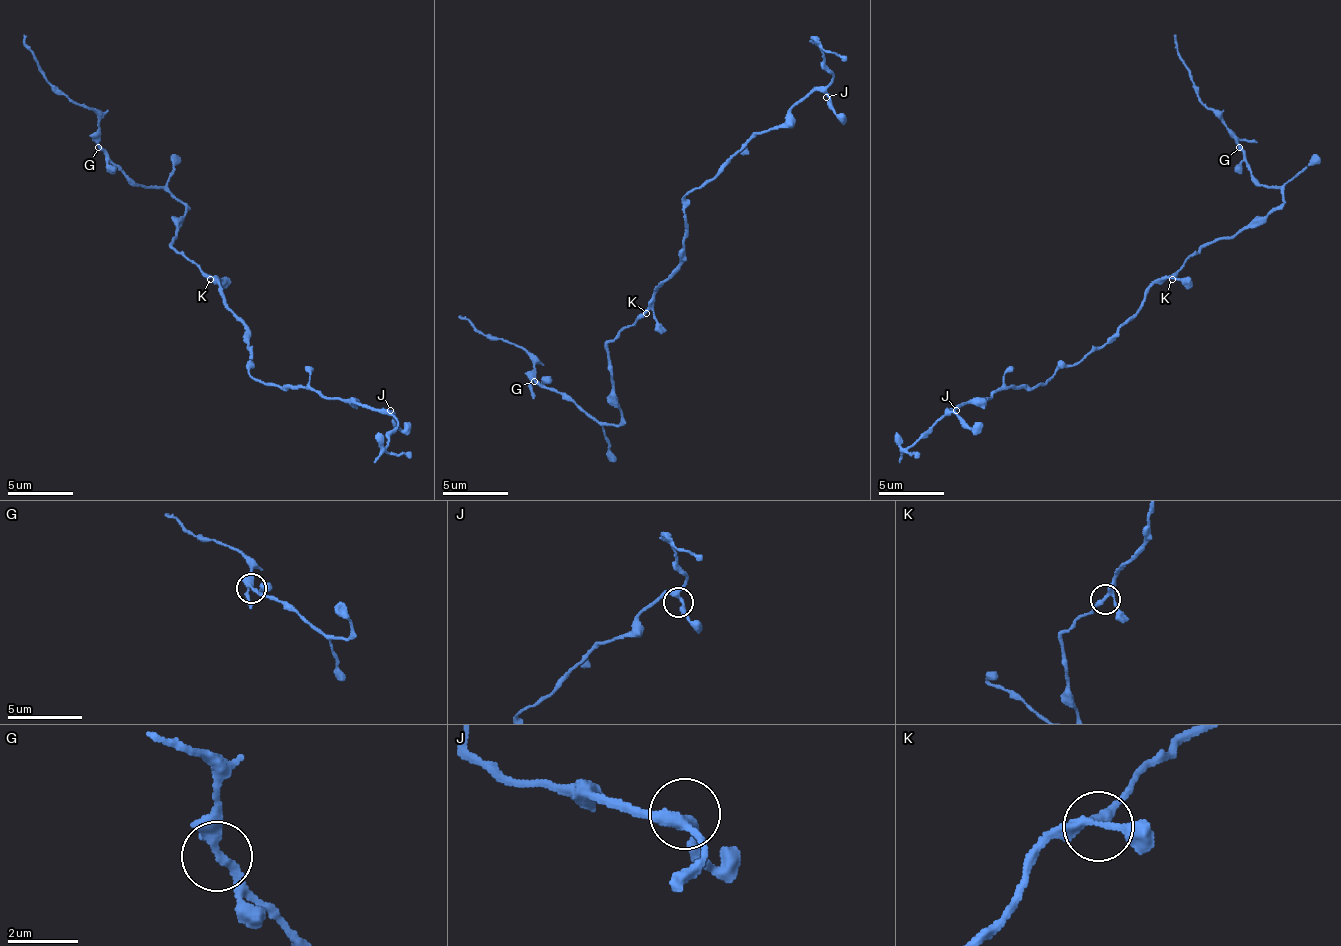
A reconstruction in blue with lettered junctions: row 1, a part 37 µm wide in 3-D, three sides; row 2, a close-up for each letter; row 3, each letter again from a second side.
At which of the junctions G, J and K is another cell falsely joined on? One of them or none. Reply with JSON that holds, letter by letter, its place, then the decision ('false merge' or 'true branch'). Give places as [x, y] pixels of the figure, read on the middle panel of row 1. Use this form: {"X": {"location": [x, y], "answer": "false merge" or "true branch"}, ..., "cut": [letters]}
{"G": {"location": [534, 381], "answer": "true branch"}, "J": {"location": [826, 97], "answer": "true branch"}, "K": {"location": [646, 313], "answer": "true branch"}, "cut": []}

